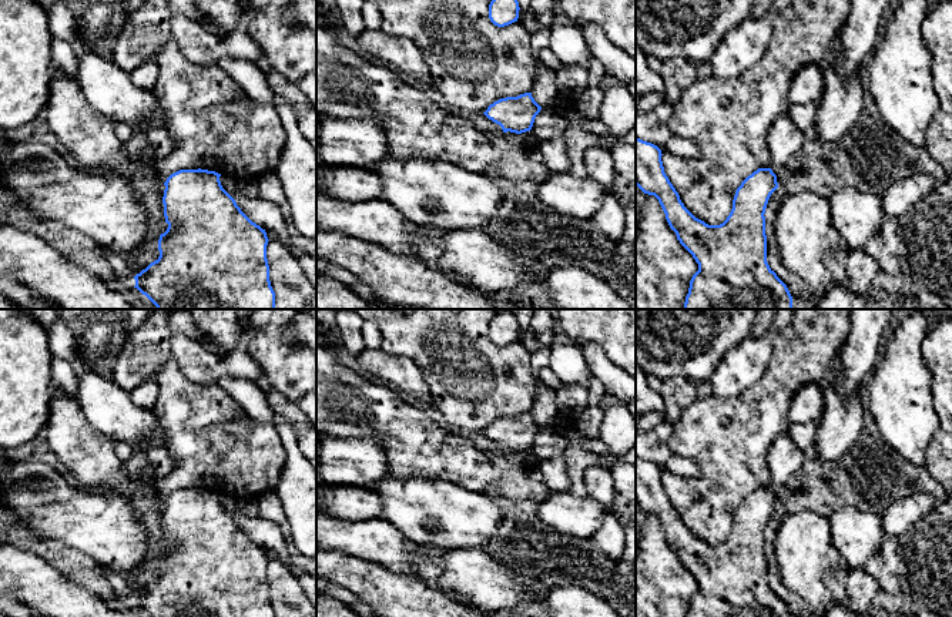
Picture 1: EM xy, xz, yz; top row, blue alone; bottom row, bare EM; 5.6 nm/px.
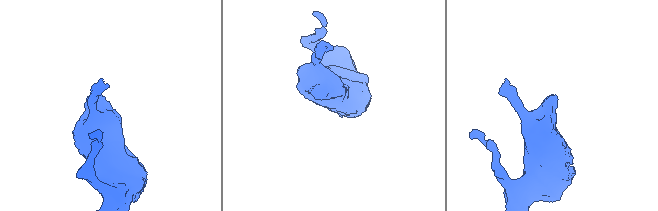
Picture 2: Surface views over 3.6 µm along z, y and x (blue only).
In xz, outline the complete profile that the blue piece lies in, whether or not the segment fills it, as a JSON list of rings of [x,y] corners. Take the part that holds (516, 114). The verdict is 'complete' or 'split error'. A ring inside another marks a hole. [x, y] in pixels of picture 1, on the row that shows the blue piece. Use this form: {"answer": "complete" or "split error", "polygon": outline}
{"answer": "complete", "polygon": [[[524,93],[495,101],[483,114],[499,124],[503,133],[522,134],[532,130],[540,110],[542,107],[534,101],[532,93]]]}

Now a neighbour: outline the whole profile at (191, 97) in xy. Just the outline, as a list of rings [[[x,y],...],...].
[[[174,38],[162,47],[157,61],[160,73],[151,91],[161,105],[174,148],[161,157],[141,133],[134,133],[123,147],[140,160],[150,181],[165,182],[180,170],[201,168],[231,175],[238,181],[275,171],[286,133],[274,105],[254,103],[248,121],[231,121],[224,111],[224,104],[244,90],[219,66],[198,66],[187,61]]]

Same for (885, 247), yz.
[[[885,218],[881,231],[869,238],[862,249],[878,261],[882,272],[894,276],[902,275],[899,261],[904,245],[898,235],[896,221]]]

